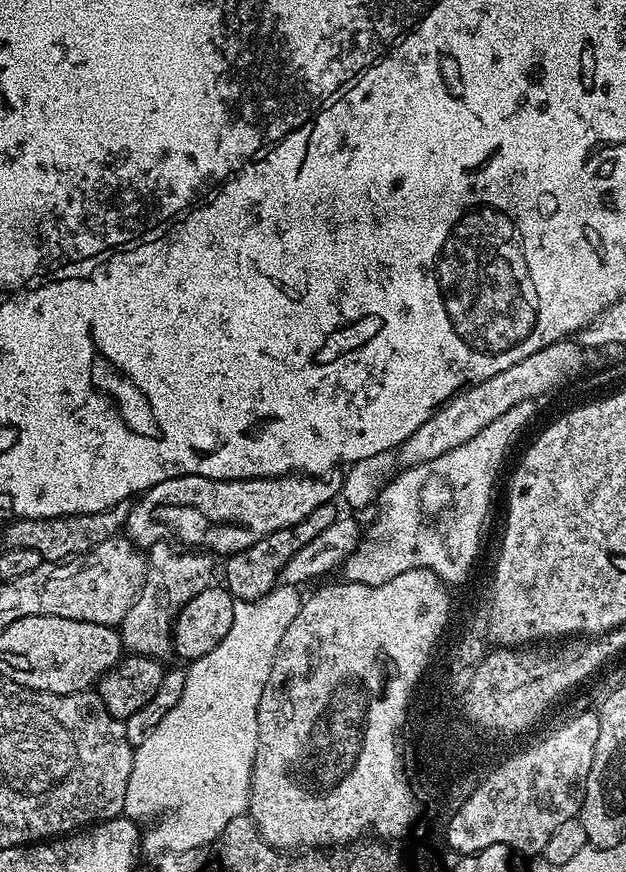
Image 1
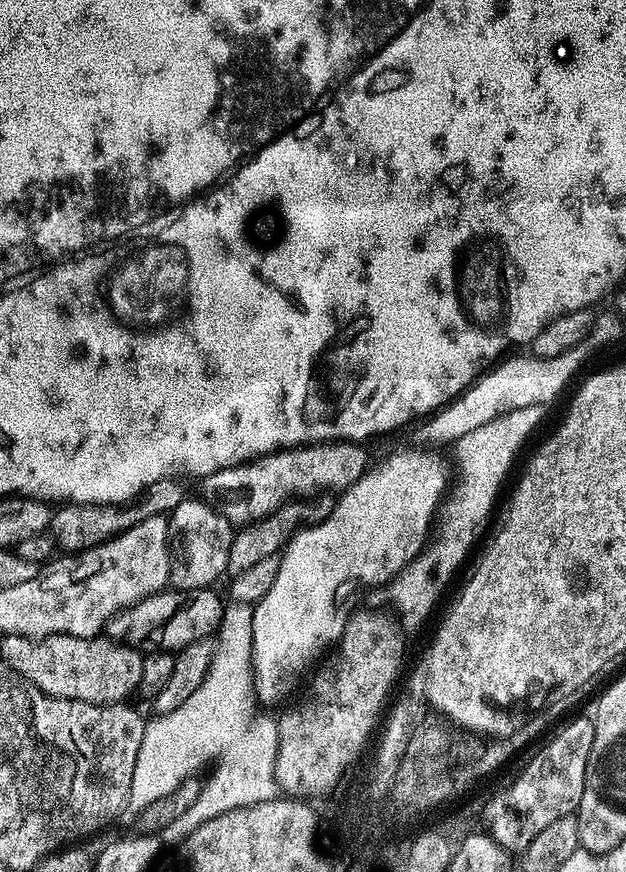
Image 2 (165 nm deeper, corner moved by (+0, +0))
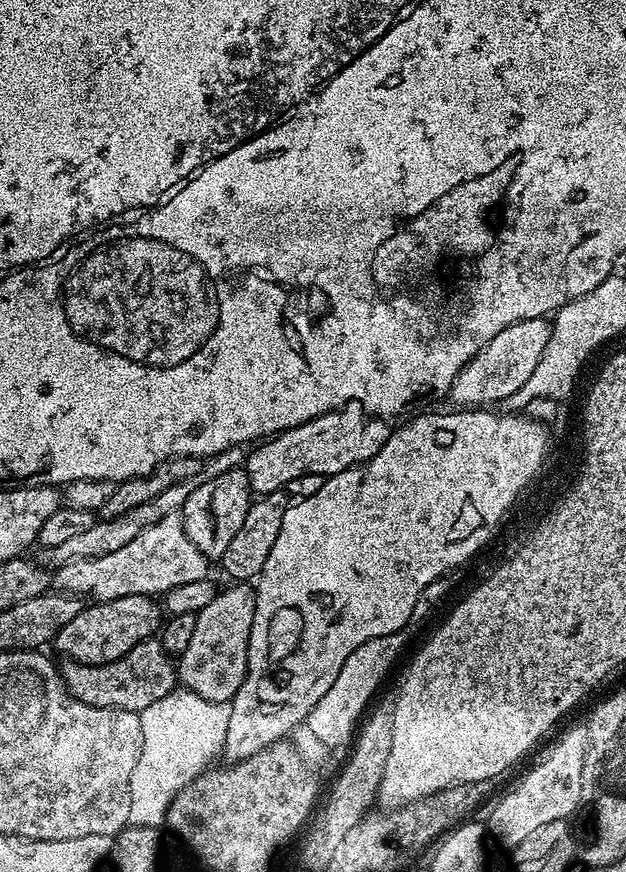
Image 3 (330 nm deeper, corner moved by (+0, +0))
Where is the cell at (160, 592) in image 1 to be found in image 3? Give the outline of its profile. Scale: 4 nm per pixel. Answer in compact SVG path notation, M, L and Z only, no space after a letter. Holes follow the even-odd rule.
M243 467L230 470L226 474L218 474L218 478L200 480L190 498L186 498L182 509L184 529L190 542L203 556L207 556L209 561L219 561L220 556L226 554L226 546L230 546L234 534L238 534L238 529L242 527L249 503L248 473Z

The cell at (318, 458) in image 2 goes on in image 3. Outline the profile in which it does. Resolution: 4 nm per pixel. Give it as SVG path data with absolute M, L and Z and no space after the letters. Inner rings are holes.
M350 403L335 412L327 412L310 422L288 428L278 436L265 439L251 449L253 452L247 453L242 467L248 473L248 487L253 493L265 496L306 474L327 478L347 468L363 466L388 441L388 424L387 419L373 418L359 404Z

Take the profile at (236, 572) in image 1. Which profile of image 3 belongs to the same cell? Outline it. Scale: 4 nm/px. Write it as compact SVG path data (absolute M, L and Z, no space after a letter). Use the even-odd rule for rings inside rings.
M306 474L302 478L294 478L294 482L286 482L284 488L274 490L270 494L253 499L248 505L246 519L238 534L234 534L230 546L226 546L226 554L222 554L218 561L219 567L224 567L224 572L236 582L252 582L257 579L266 566L266 558L270 558L270 549L278 538L278 530L282 530L282 518L286 518L286 510L298 500L310 498L310 494L318 494L322 490L325 477L319 474Z

